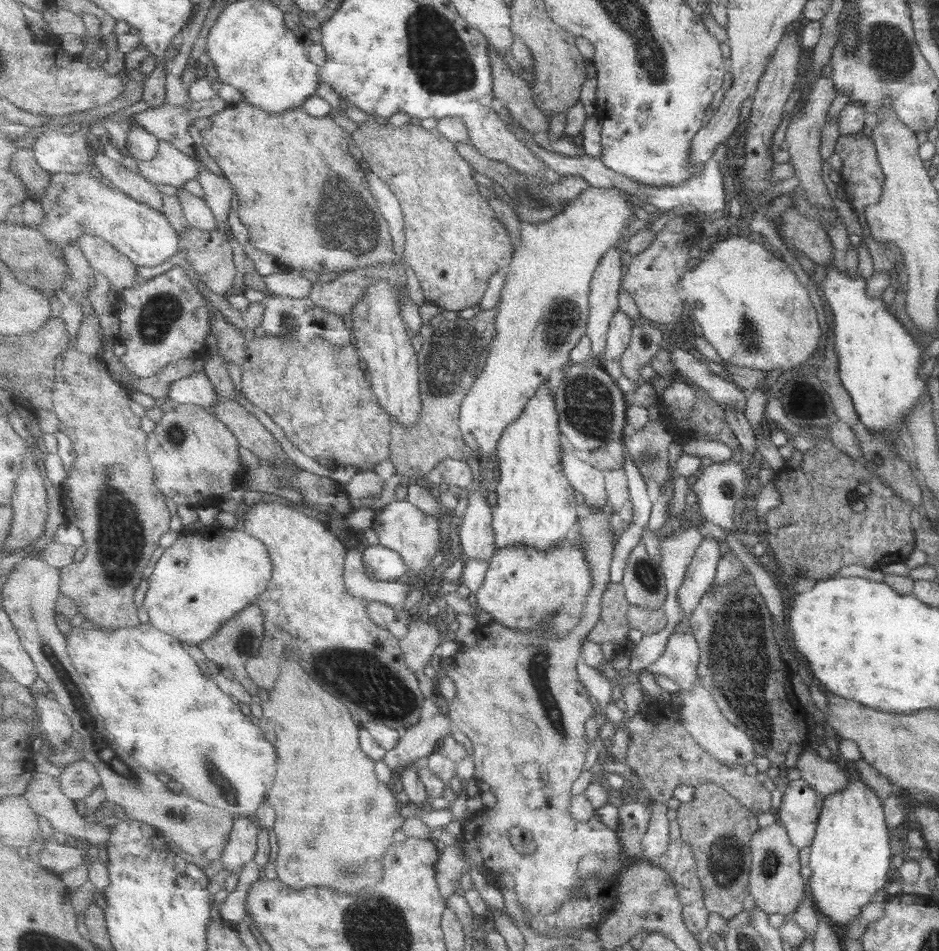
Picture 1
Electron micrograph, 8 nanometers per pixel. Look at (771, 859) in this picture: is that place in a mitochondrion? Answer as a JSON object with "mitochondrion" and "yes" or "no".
{"mitochondrion":"yes"}

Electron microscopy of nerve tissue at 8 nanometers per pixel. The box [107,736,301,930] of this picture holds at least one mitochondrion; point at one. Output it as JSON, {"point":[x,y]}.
{"point":[224,789]}

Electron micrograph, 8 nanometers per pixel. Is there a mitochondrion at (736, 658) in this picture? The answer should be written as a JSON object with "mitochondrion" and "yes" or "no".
{"mitochondrion":"yes"}

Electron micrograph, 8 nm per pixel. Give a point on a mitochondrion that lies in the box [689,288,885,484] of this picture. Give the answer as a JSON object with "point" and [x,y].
{"point":[750,337]}

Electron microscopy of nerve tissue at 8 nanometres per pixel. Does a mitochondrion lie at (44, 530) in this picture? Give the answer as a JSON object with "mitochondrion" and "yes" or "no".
{"mitochondrion":"no"}

